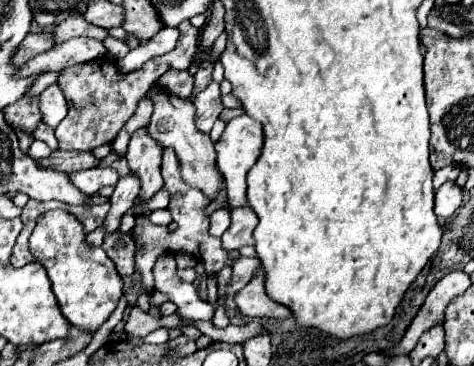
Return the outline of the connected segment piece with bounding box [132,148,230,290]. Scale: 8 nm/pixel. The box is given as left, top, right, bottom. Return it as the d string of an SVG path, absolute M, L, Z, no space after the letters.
M166 148L164 150L164 160L162 160L162 178L164 178L164 190L170 192L170 204L168 204L168 210L172 214L172 218L176 220L178 224L178 230L170 232L166 226L156 226L148 220L146 214L140 214L136 218L136 226L132 230L132 236L134 236L134 242L136 242L136 272L142 276L142 286L146 290L154 290L154 276L152 276L152 270L154 270L154 264L158 260L158 256L162 254L188 254L196 260L204 260L204 268L206 268L206 274L218 274L226 264L228 264L228 252L222 248L220 244L220 238L214 238L208 234L208 216L204 216L204 208L210 204L210 200L196 188L184 184L180 180L180 174L176 172L176 154Z

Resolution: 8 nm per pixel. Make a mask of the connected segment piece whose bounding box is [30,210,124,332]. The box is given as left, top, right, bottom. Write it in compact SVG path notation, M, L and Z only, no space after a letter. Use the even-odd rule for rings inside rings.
M64 210L44 212L30 236L30 252L40 262L52 282L52 290L68 322L80 330L96 332L102 322L114 312L124 294L124 284L112 260L98 246L86 242L84 226Z

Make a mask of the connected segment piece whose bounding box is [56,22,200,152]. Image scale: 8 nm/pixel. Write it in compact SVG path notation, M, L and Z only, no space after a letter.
M184 22L178 26L180 38L172 52L148 60L140 70L122 74L116 64L104 60L94 60L92 64L78 64L72 68L66 68L60 72L58 84L62 86L66 100L72 102L70 114L56 126L56 138L60 144L60 150L76 150L76 152L92 152L94 148L102 144L110 144L120 128L126 124L126 120L134 114L138 102L146 96L152 82L156 82L168 68L186 70L192 62L192 56L196 54L196 40L200 30L194 28L190 22Z

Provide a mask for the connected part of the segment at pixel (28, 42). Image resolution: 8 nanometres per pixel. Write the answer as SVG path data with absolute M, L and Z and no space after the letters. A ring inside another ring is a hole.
M38 32L38 34L28 34L24 38L24 42L20 44L18 52L16 52L16 58L12 58L12 64L16 66L22 66L26 64L30 58L50 50L56 46L56 40L54 40L54 34L52 32Z

